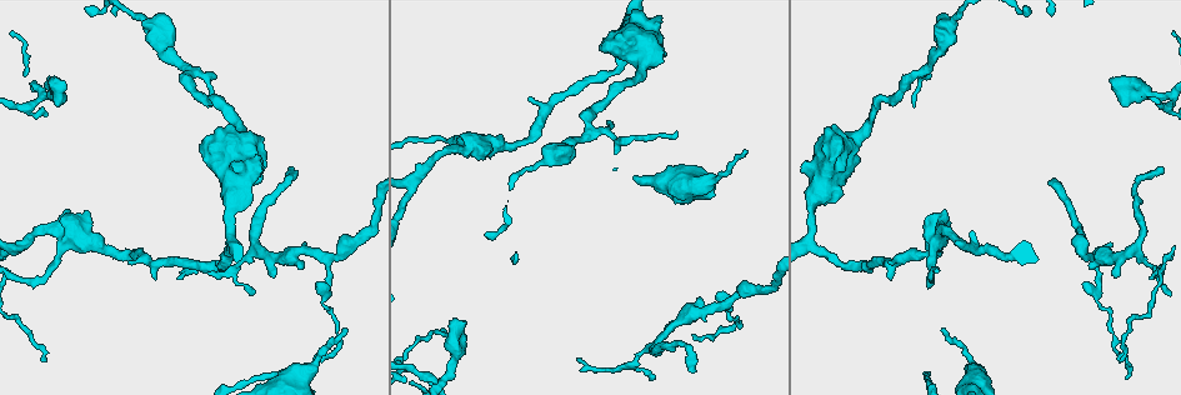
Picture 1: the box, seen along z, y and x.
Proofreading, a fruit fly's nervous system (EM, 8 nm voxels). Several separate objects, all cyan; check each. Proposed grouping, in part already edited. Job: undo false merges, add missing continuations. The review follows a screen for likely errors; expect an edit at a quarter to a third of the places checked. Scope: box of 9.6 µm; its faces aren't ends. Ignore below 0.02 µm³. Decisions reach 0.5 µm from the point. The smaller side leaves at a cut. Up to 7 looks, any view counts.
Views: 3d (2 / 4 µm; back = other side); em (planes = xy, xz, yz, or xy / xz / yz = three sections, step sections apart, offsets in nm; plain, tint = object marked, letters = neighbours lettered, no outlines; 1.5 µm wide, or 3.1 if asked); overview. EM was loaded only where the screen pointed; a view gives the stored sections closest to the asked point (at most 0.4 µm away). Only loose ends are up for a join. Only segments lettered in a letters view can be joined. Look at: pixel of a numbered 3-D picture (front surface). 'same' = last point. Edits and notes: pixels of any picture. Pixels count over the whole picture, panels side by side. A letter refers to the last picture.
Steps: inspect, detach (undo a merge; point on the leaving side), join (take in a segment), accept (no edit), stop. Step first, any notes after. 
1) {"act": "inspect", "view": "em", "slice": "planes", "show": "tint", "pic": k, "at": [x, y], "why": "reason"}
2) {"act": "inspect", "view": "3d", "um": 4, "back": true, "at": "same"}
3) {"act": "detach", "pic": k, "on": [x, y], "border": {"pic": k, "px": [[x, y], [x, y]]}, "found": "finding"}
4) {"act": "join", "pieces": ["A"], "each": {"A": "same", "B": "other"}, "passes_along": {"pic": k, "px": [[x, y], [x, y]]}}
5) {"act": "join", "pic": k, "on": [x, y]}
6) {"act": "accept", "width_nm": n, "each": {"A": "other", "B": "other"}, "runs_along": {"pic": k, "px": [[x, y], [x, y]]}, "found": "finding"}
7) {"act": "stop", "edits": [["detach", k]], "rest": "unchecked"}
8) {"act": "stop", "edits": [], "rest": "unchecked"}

{"act": "inspect", "view": "3d", "um": 4, "pic": 1, "at": [600, 48], "why": "branch stops here"}

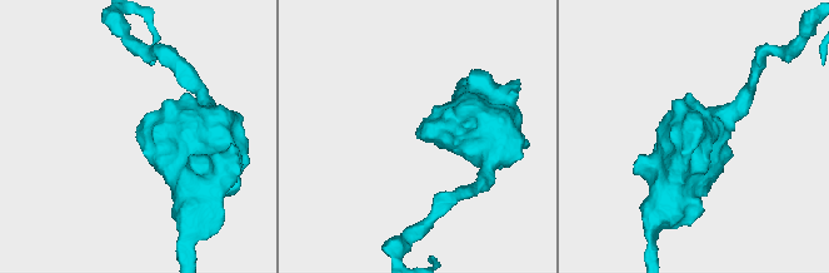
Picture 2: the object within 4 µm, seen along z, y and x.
{"act": "inspect", "view": "em", "slice": "xy", "step": 4, "show": "letters", "pic": 2, "at": [418, 138], "why": "need the tissue"}

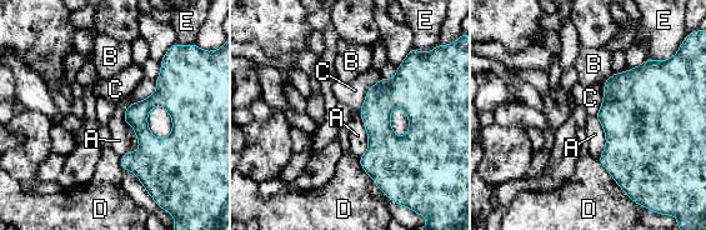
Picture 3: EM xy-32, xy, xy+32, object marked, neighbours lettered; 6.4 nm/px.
{"act": "inspect", "view": "em", "slice": "planes", "show": "letters", "at": "same", "why": "cut it another way"}

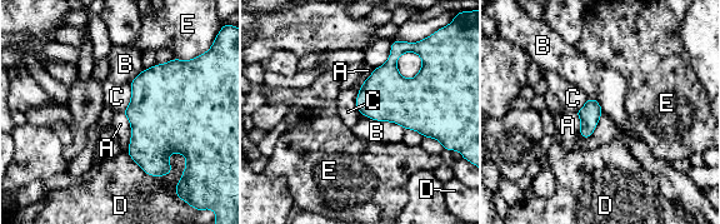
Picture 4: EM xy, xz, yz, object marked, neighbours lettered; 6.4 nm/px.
{"act": "accept", "longest_contact_nm": ["D", 400], "each": {"A": "other", "B": "other", "C": "other", "D": "other", "E": "other"}, "border": {"pic": 4, "px": [[359, 113], [395, 122], [404, 129]]}, "found": "none of them fits"}

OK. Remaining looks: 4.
{"act": "inspect", "view": "3d", "um": 4, "pic": 1, "at": [943, 328], "why": "free end"}

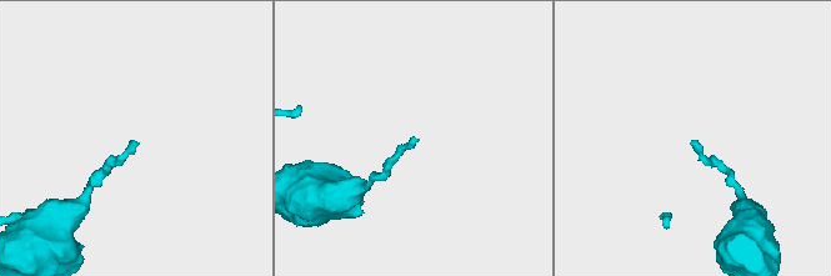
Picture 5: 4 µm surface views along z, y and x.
{"act": "inspect", "view": "em", "slice": "planes", "show": "tint", "pic": 5, "at": [413, 137], "why": "shape alone is not enough"}

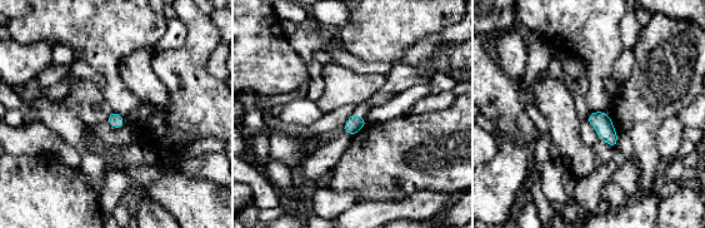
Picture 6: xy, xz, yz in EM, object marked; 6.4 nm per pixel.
{"act": "inspect", "view": "em", "slice": "planes", "show": "letters", "at": "same"}

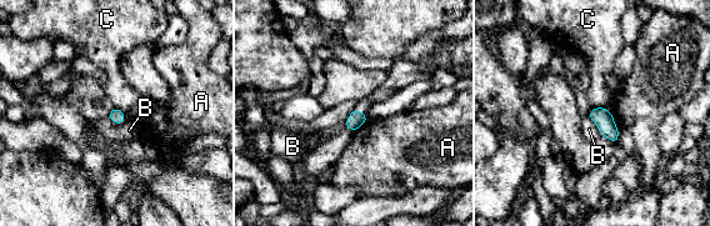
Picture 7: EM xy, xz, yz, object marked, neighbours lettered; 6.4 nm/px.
{"act": "accept", "longest_contact_nm": ["B", 140], "each": {"A": "other", "B": "other", "C": "other"}, "border": {"pic": 7, "px": [[108, 116], [116, 124], [128, 119]]}, "found": "no lettered segment goes on from it"}

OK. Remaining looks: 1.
{"act": "stop", "edits": [], "rest": "unchecked"}

